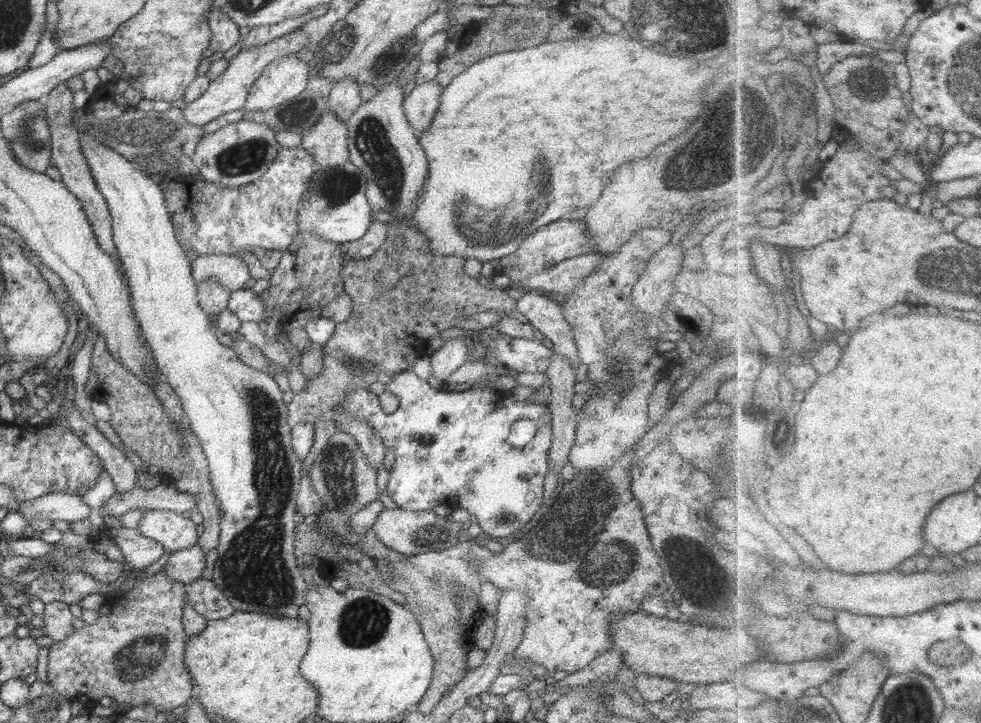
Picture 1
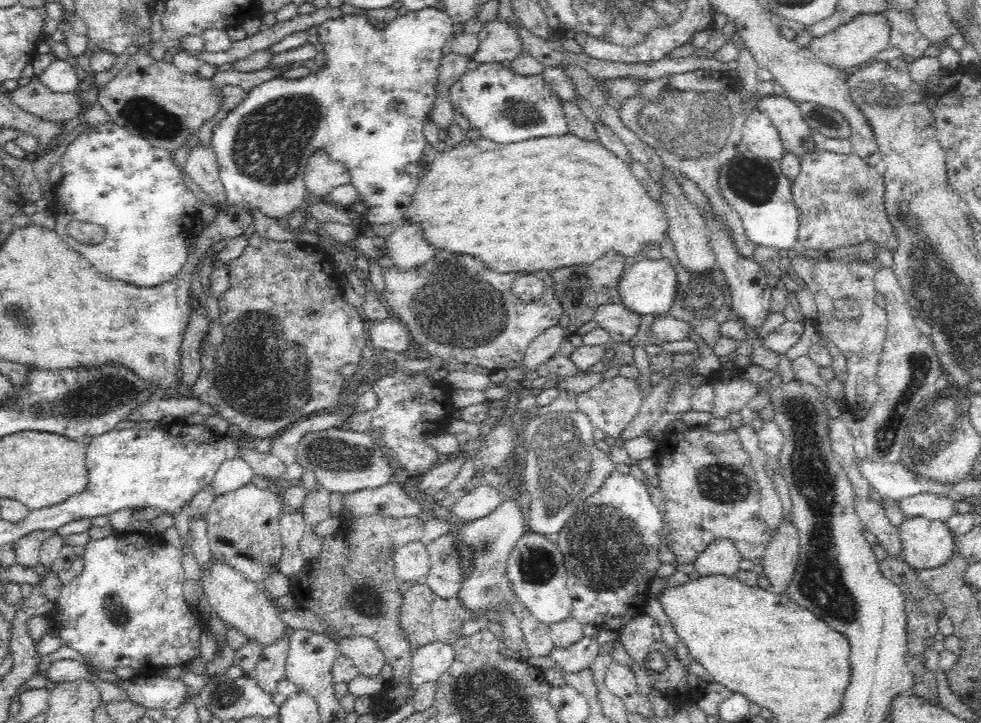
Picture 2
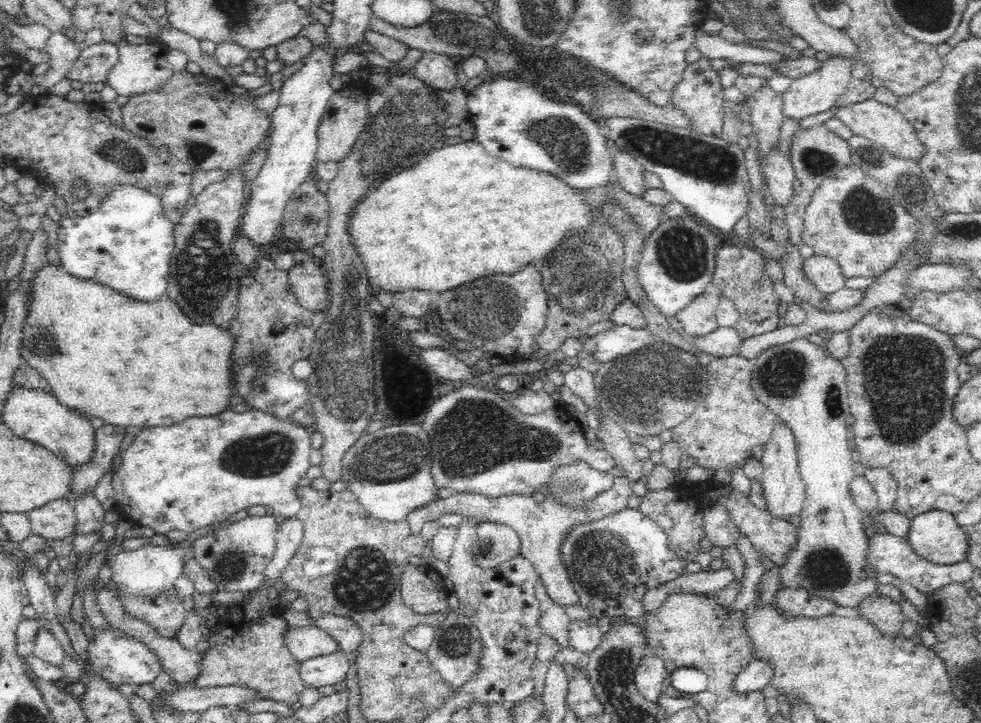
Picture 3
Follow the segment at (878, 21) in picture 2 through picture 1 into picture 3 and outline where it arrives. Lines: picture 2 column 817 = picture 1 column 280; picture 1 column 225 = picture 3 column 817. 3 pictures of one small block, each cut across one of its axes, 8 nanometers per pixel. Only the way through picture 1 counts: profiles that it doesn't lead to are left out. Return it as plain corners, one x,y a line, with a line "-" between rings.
831,56
831,58
822,62
822,66
816,72
808,74
808,76
792,79
790,88
783,94
783,115
786,118
792,118
792,120
800,122
800,120
804,120
808,116
814,116
814,114
830,110
836,100
848,88
849,80
852,78
850,73
851,66
855,62
856,60
853,60
853,58

